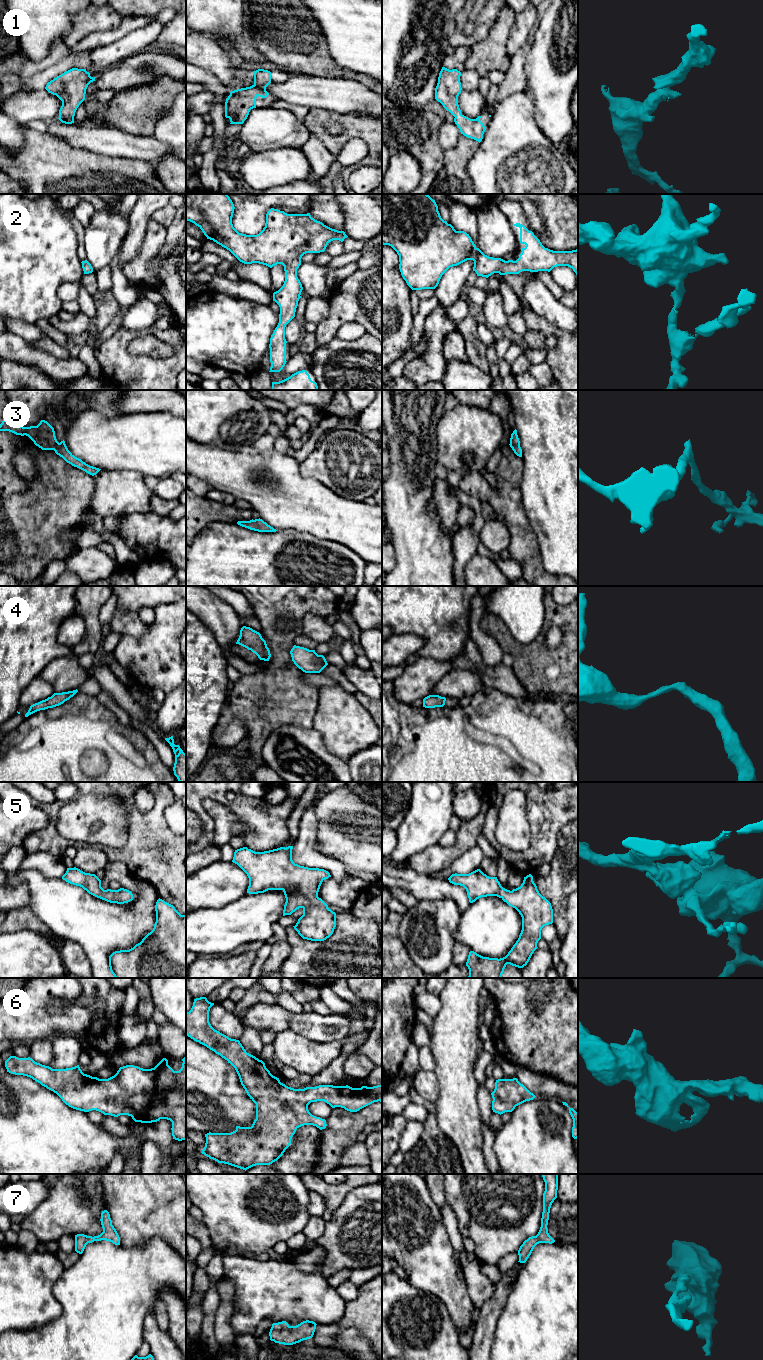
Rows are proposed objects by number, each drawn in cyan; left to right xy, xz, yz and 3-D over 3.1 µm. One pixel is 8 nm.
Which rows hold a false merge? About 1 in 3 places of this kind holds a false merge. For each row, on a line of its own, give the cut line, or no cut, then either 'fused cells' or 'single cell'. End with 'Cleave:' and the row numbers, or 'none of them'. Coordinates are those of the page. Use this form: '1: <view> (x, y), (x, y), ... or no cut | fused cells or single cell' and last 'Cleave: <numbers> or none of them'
1: no cut | single cell
2: no cut | single cell
3: no cut | single cell
4: no cut | single cell
5: no cut | single cell
6: no cut | single cell
7: no cut | single cell
Cleave: none of them

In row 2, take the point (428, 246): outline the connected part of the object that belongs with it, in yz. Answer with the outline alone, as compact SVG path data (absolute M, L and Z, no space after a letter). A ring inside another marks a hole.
M382 194L382 244L391 246L399 255L399 269L403 279L412 290L435 289L442 275L453 266L457 266L467 260L474 261L473 271L477 276L488 278L494 273L500 275L519 274L522 271L550 272L557 266L568 266L578 275L578 249L572 251L553 251L545 248L540 240L529 231L526 226L516 223L520 228L520 243L525 244L521 248L521 254L516 261L505 261L501 258L493 258L485 255L477 248L469 234L464 231L456 231L451 224L444 221L438 211L438 206L428 194Z

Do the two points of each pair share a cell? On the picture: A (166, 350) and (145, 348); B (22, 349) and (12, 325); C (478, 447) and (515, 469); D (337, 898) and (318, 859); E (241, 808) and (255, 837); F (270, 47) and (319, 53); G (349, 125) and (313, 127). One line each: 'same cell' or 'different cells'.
A: same cell
B: different cells
C: different cells
D: different cells
E: same cell
F: same cell
G: same cell

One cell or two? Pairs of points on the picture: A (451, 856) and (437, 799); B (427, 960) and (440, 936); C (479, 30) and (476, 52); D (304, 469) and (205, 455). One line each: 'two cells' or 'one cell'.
A: two cells
B: one cell
C: two cells
D: two cells

